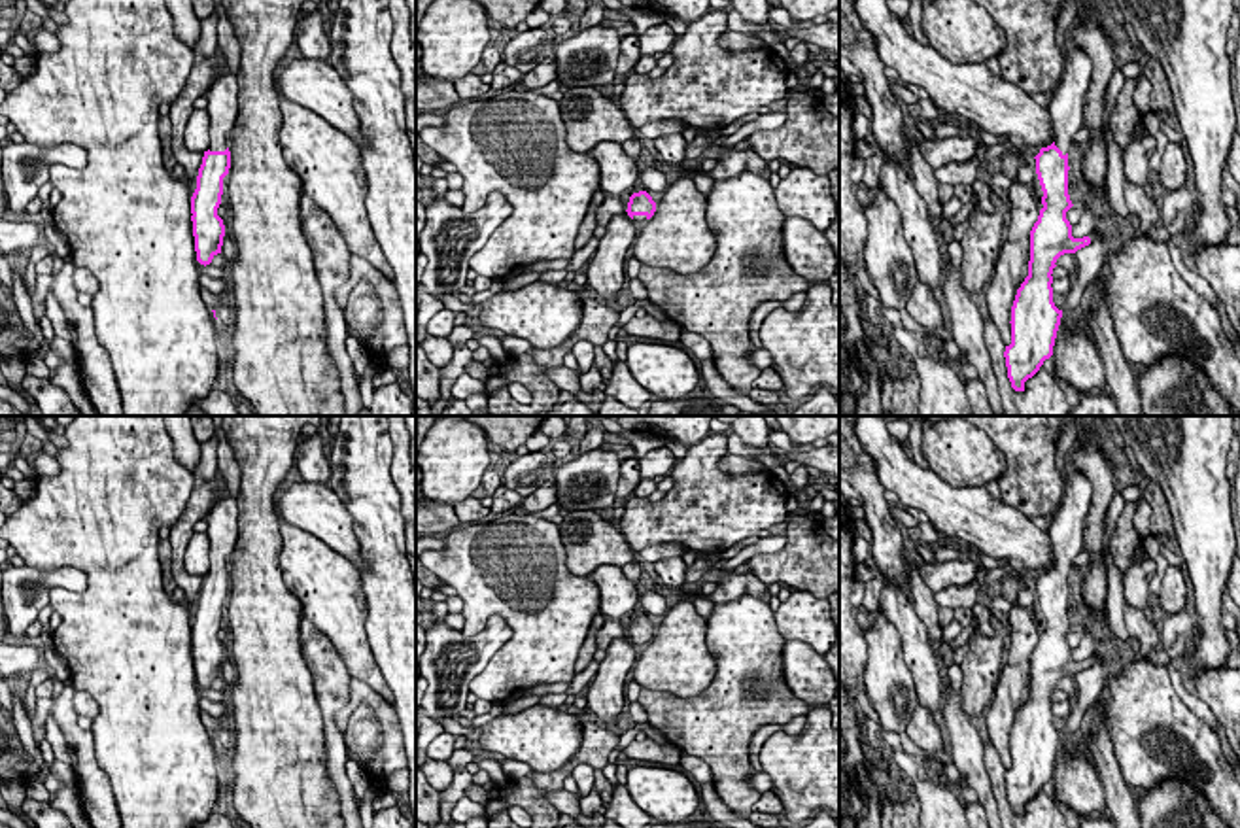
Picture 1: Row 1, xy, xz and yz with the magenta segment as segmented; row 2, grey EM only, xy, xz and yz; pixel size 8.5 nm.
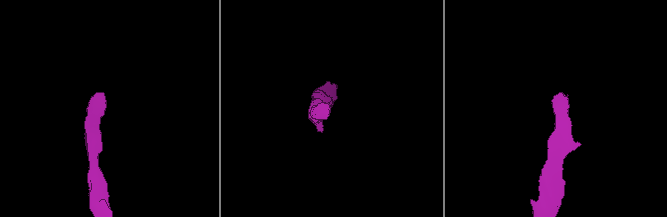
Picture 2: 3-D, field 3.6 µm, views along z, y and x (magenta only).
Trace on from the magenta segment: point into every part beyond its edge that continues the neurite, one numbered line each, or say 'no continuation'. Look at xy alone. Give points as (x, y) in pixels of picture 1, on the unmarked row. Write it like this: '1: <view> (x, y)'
1: xy (222, 518)

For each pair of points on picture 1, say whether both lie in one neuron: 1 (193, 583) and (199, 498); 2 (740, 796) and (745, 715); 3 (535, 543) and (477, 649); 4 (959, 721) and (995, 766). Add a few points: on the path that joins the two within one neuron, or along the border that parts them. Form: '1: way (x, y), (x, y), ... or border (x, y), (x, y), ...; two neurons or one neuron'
1: way (178, 564), (178, 539), (188, 520); one neuron
2: way (732, 776), (732, 736); one neuron
3: border (460, 632), (475, 636), (498, 615), (513, 636); two neurons
4: border (981, 745), (995, 796); two neurons

